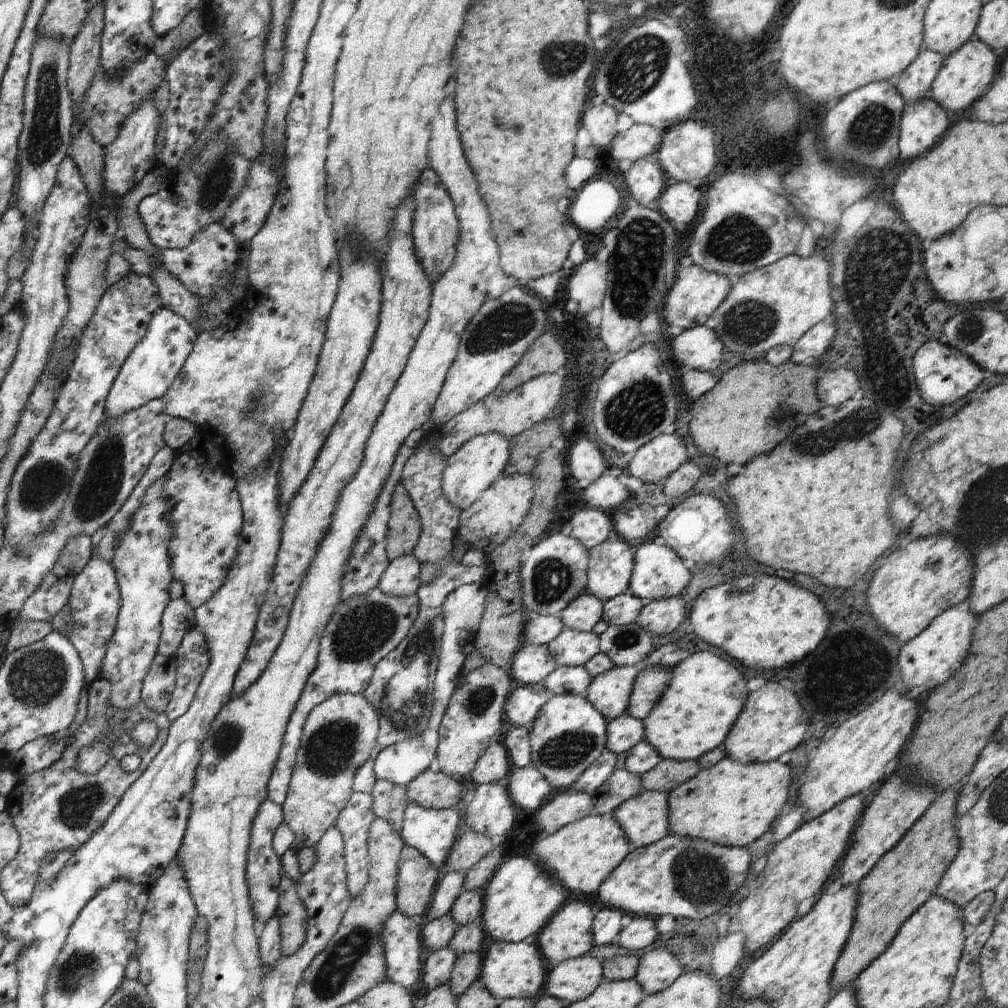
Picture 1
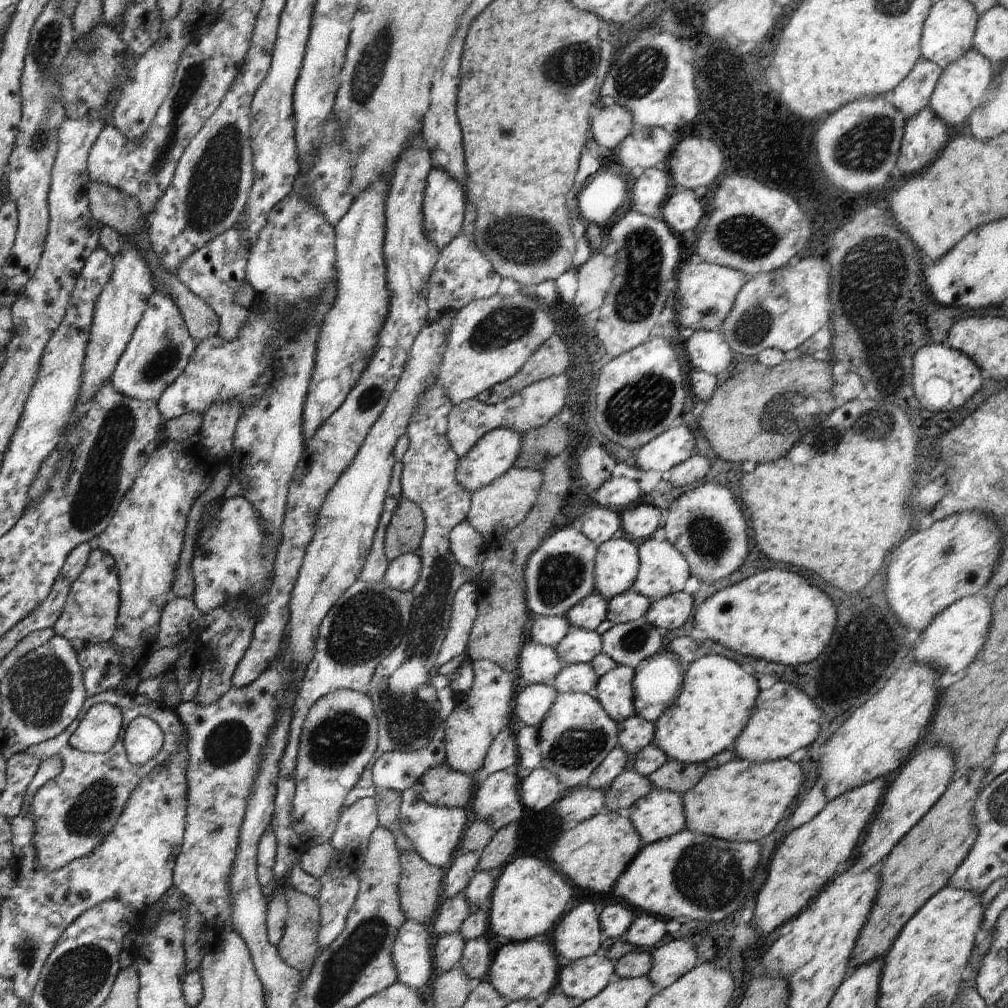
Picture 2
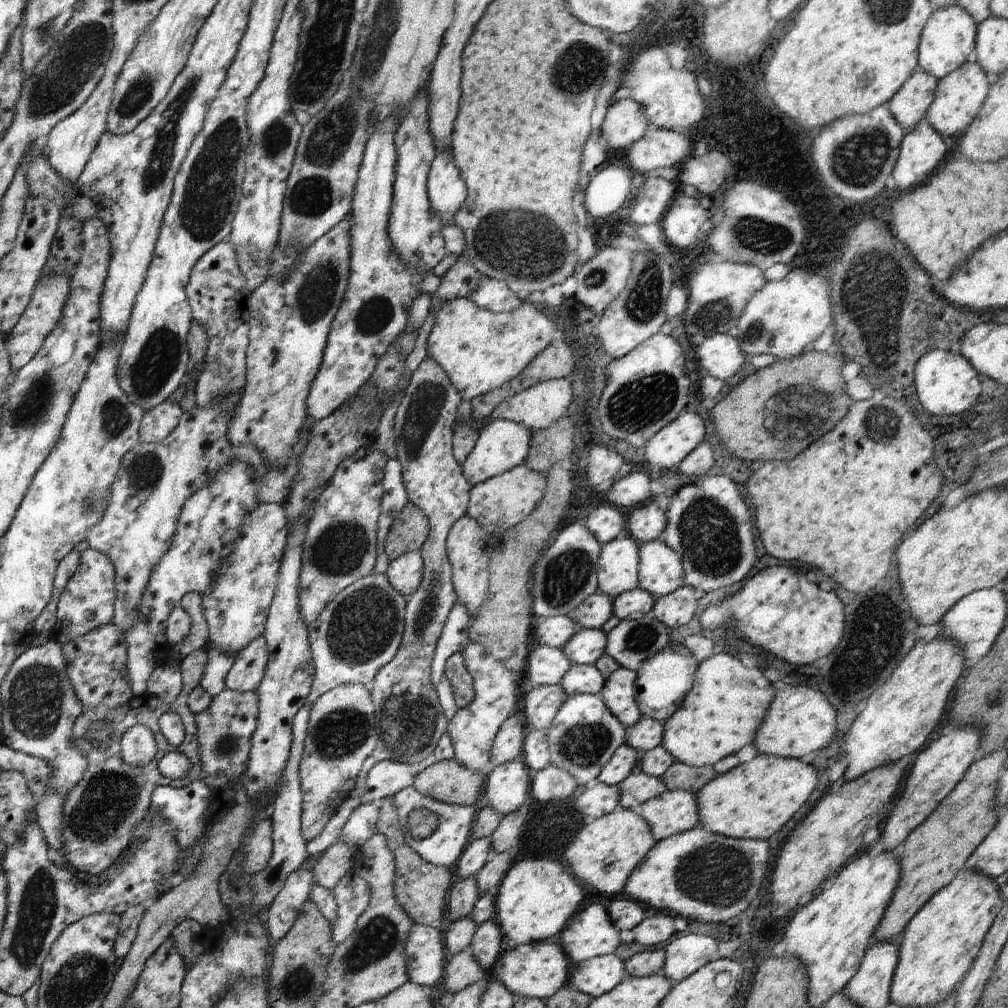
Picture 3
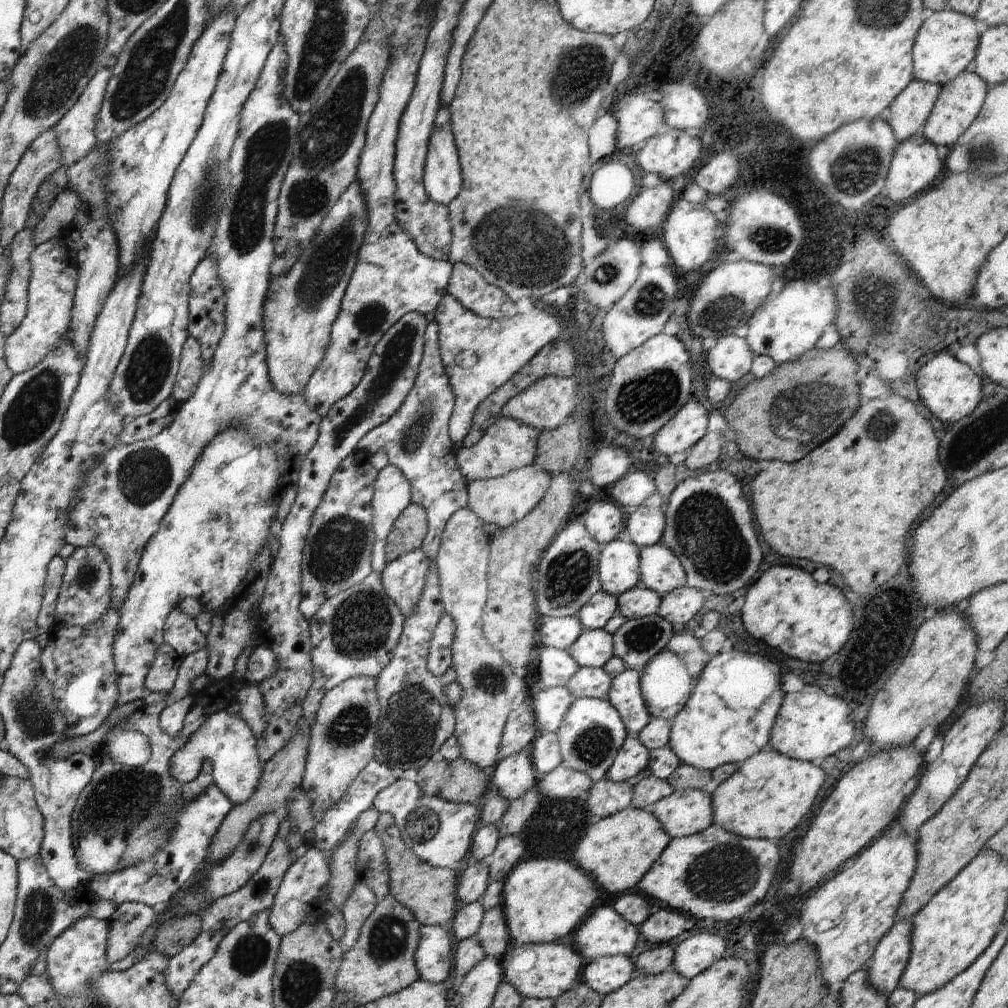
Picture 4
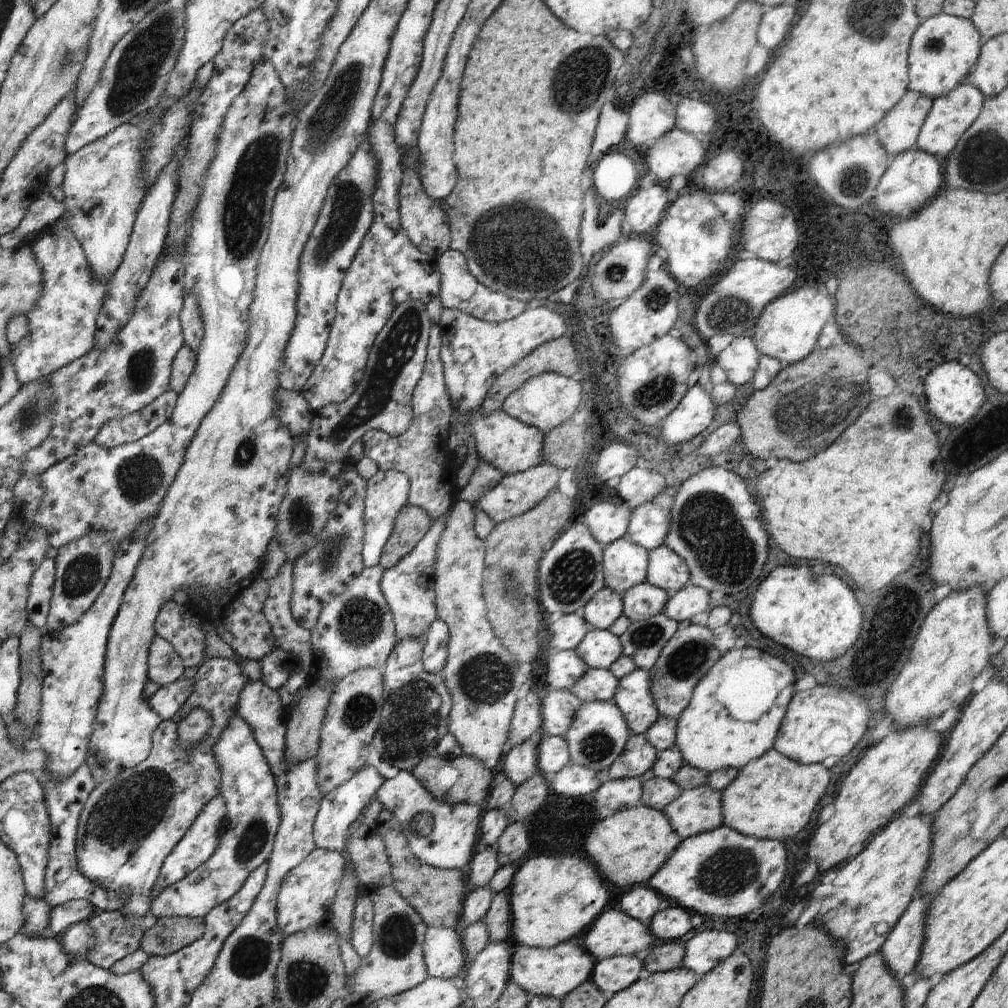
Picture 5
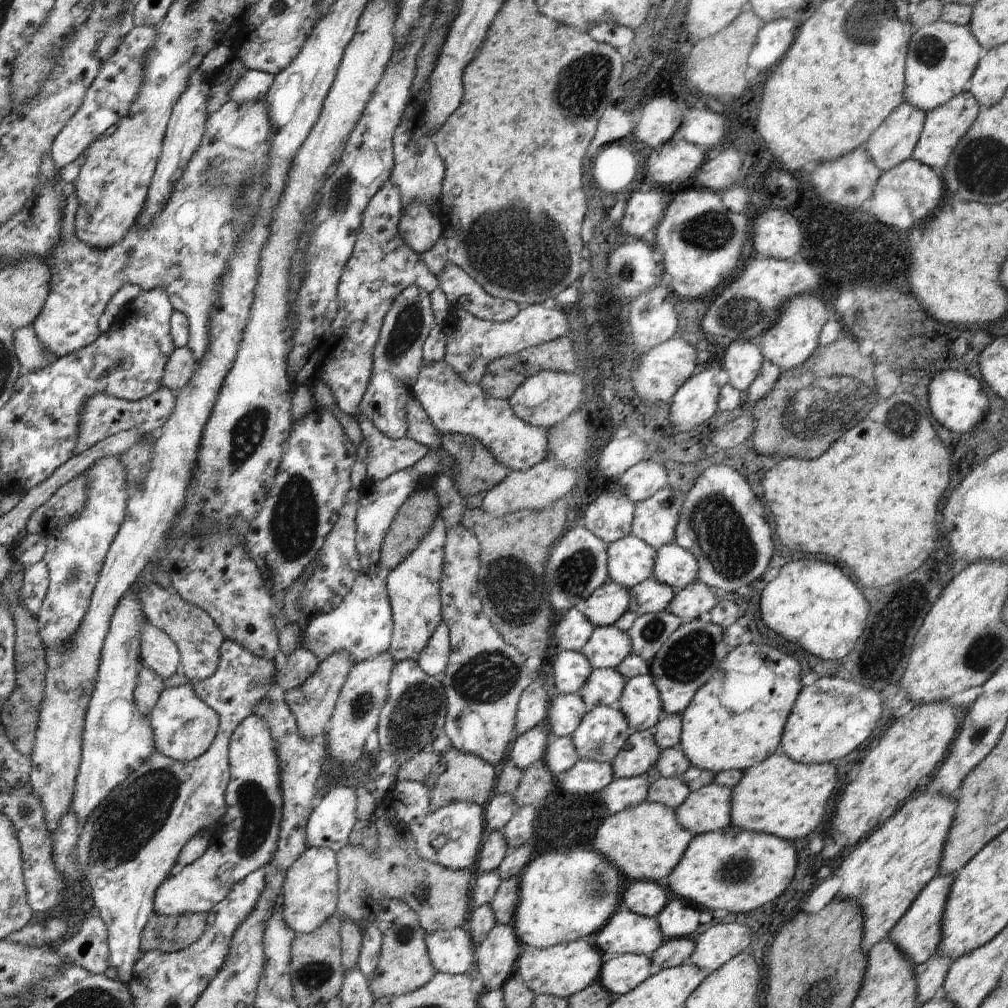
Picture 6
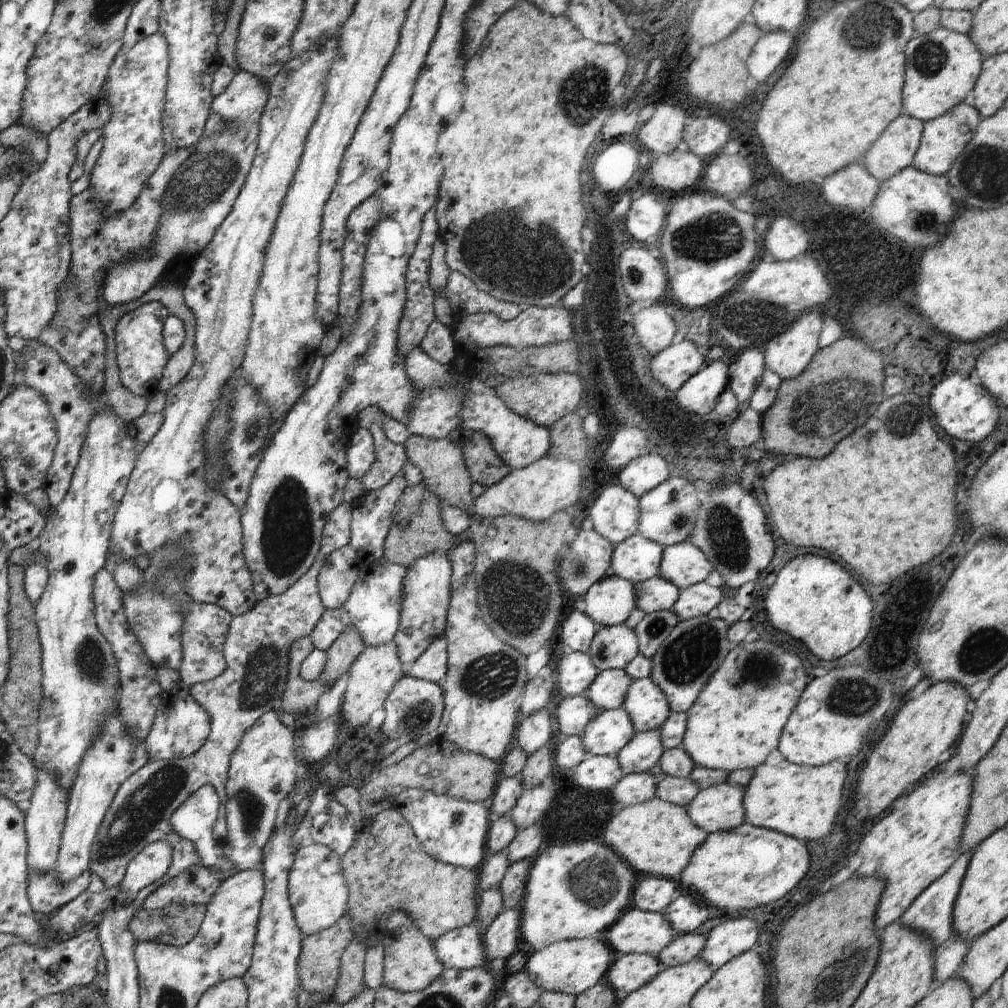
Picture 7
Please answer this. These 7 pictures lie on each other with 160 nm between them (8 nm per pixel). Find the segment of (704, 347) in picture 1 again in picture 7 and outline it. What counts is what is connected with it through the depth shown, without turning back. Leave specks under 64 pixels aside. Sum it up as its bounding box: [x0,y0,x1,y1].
[727,349,765,402]

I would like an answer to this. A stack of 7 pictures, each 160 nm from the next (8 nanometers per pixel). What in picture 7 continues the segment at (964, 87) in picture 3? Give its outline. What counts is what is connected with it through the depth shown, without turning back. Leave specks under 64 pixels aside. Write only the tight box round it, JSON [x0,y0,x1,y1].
[912,102,982,175]

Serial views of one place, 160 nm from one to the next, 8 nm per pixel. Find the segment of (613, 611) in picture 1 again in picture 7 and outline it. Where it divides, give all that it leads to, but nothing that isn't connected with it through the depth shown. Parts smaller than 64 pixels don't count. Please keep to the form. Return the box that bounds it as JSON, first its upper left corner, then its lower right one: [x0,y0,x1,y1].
[634,577,681,613]

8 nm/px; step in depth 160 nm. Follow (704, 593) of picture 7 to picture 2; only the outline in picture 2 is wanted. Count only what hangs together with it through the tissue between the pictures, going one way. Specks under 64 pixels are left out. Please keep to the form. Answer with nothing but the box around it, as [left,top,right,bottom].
[643,591,694,631]

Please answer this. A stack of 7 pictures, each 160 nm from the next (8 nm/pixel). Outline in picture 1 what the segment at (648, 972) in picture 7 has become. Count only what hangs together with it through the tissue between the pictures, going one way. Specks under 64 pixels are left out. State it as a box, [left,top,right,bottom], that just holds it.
[543,954,603,1003]

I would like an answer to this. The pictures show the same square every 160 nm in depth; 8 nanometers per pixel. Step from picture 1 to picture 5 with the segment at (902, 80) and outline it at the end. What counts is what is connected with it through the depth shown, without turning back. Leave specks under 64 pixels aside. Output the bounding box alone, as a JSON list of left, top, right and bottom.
[875,90,933,158]

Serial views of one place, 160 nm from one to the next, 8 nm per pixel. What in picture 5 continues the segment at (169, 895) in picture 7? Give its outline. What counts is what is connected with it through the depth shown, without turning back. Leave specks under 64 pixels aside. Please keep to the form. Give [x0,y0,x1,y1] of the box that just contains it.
[151,714,281,917]

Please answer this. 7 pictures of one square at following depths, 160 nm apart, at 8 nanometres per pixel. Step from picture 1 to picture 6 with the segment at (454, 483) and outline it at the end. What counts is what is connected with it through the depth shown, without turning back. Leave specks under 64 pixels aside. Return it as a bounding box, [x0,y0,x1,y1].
[413,359,548,471]

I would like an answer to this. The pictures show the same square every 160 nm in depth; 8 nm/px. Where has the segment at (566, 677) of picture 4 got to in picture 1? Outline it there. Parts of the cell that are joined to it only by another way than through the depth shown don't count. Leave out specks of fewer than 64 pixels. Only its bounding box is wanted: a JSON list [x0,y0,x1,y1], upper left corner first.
[508,644,556,685]

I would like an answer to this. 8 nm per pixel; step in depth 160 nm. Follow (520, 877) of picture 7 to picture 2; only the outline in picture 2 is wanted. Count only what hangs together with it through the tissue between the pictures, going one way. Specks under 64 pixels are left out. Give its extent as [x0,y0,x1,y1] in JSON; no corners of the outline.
[459,937,494,983]

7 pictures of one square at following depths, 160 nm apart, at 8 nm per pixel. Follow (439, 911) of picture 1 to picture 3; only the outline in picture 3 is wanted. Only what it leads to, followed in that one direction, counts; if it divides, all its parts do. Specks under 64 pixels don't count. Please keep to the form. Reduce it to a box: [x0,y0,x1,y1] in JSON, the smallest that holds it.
[458,839,494,880]

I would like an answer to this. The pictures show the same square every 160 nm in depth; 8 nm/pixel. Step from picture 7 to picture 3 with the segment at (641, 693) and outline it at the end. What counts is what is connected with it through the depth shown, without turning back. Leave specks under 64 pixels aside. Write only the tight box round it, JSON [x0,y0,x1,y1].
[600,667,642,726]

